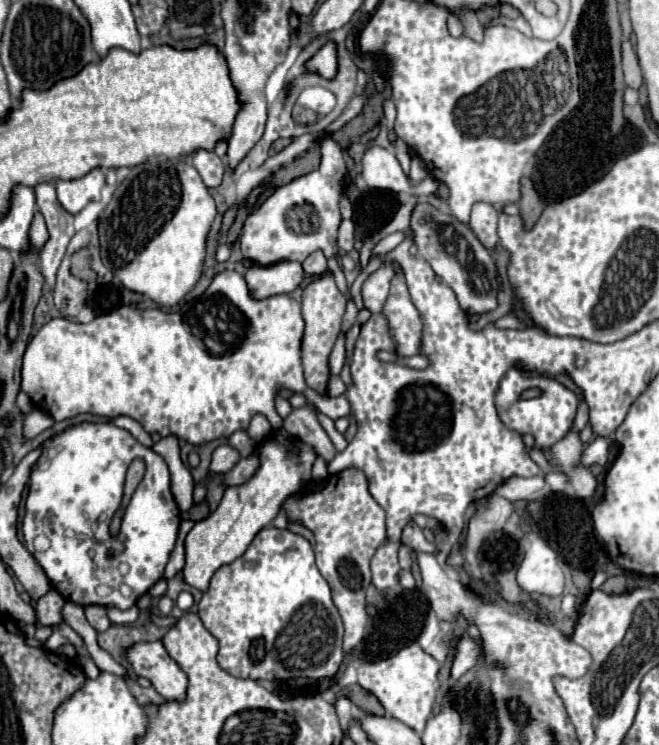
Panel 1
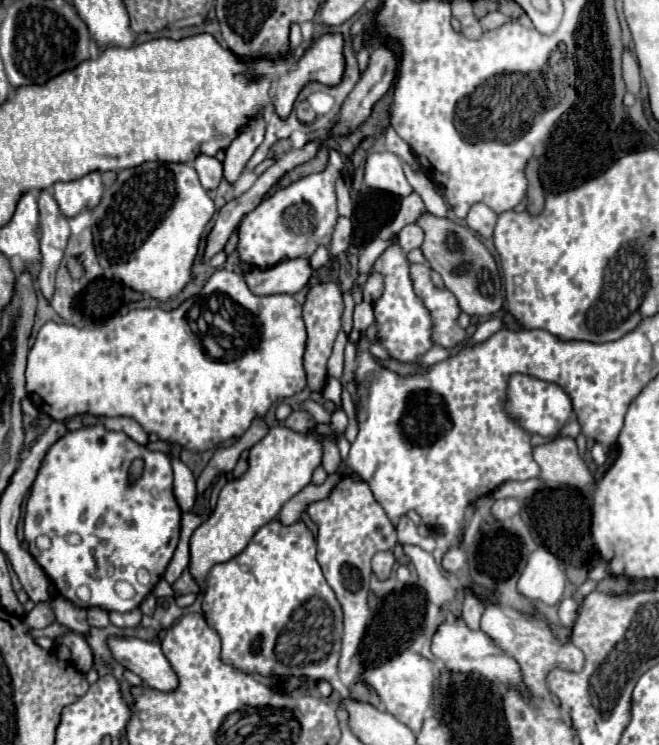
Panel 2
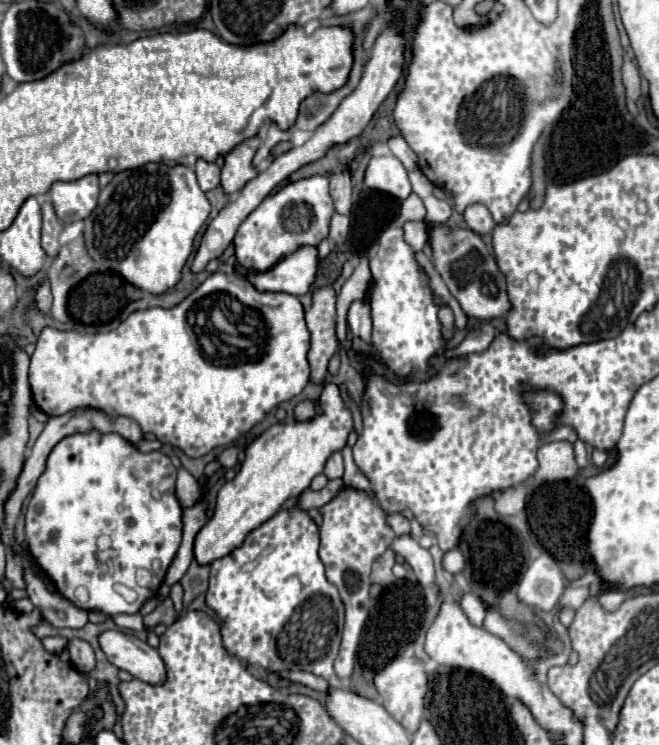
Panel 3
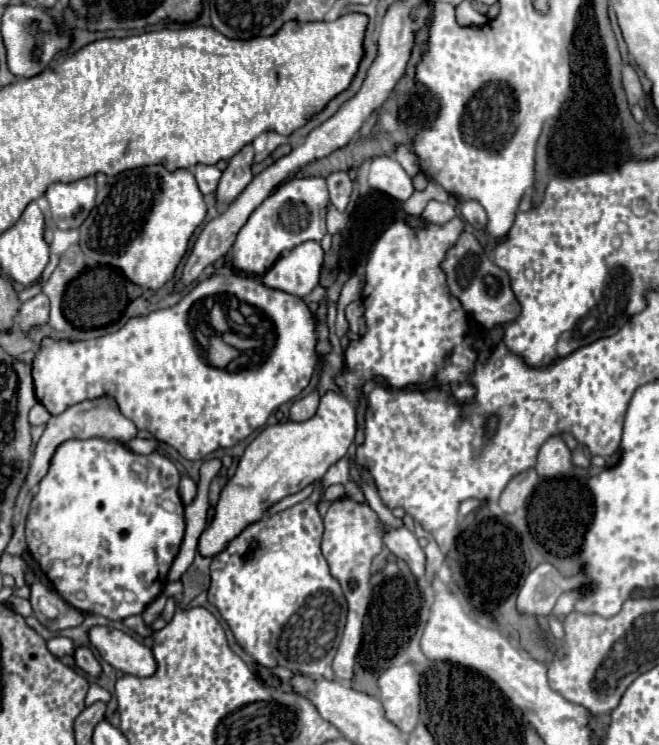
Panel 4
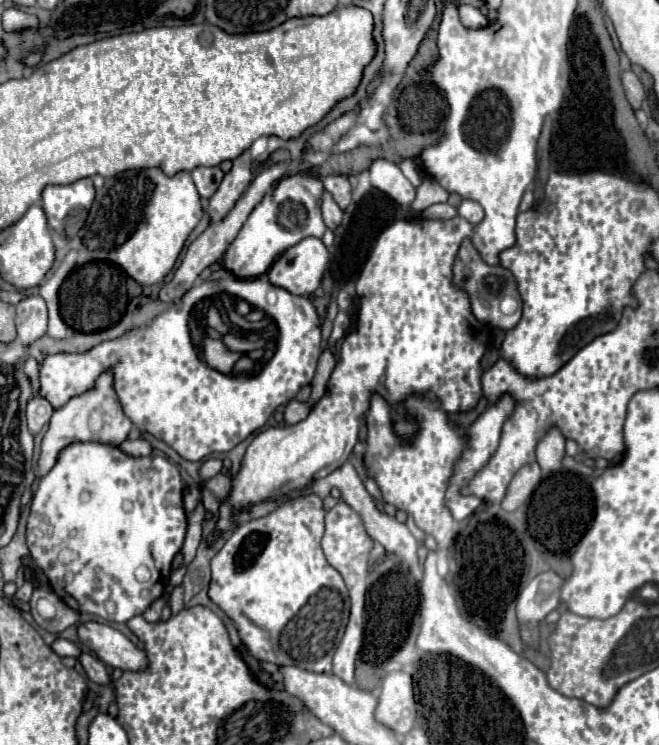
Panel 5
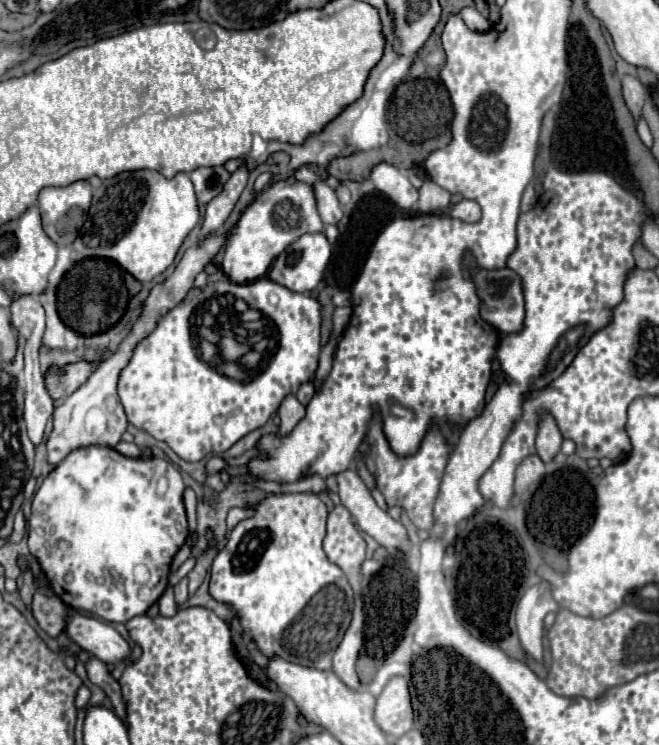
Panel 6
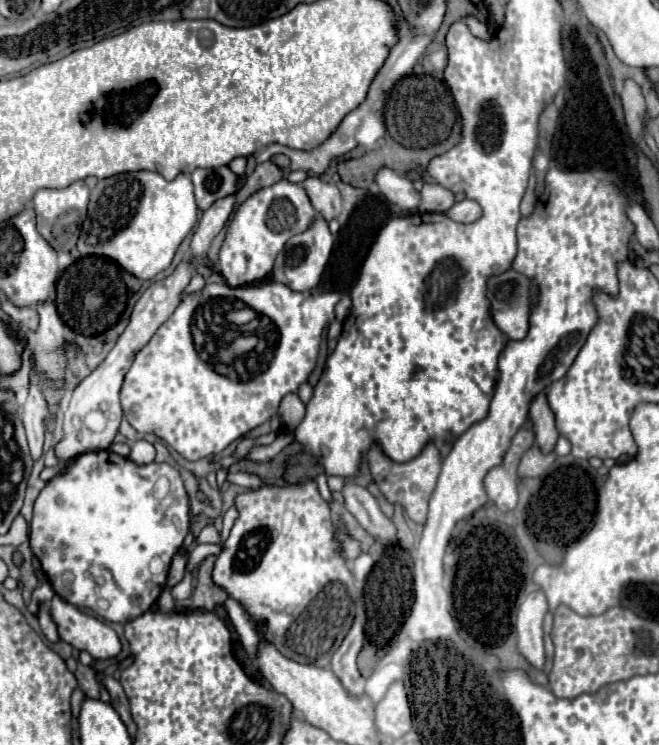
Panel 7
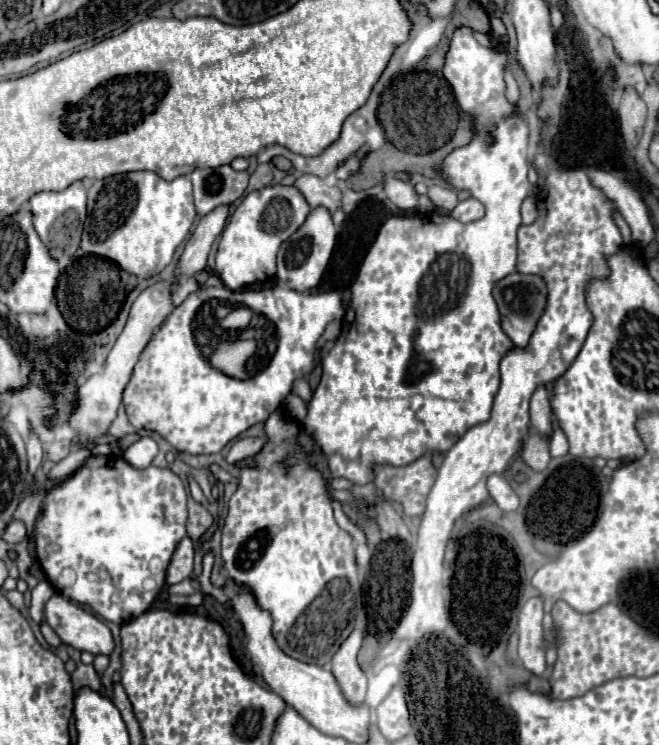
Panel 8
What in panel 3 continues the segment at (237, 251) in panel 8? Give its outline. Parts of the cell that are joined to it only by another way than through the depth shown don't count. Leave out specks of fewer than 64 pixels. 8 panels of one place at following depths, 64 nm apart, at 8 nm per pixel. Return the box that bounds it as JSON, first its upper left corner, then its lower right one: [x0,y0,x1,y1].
[234,176,334,272]

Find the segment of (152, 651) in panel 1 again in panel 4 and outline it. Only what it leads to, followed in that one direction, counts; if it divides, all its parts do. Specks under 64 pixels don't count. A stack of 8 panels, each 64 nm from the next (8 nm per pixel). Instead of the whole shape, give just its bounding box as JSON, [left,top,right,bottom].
[88,626,156,676]

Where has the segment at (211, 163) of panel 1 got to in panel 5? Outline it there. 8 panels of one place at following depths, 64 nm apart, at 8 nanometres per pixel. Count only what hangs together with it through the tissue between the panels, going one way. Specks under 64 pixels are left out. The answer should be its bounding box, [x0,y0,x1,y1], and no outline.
[192,166,224,198]

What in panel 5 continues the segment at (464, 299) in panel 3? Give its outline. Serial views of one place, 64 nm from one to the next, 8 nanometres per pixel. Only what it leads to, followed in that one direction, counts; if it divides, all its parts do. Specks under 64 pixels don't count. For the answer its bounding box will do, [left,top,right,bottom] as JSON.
[454,240,522,330]

